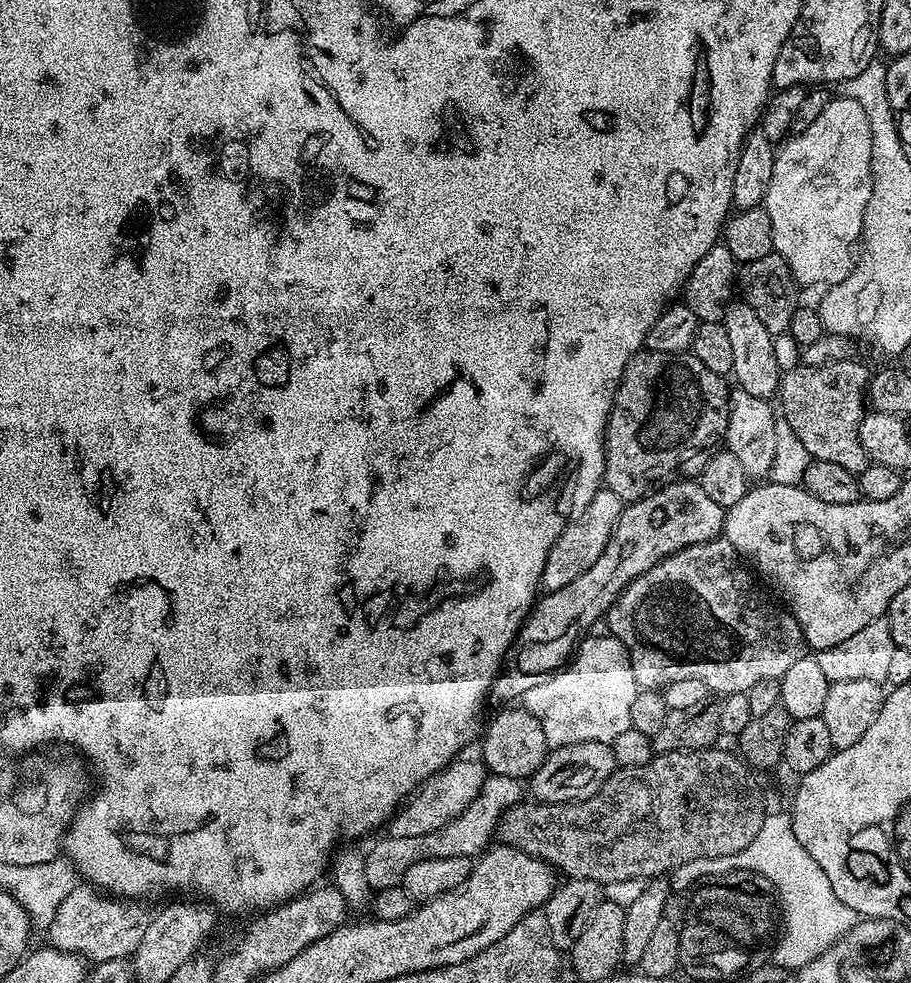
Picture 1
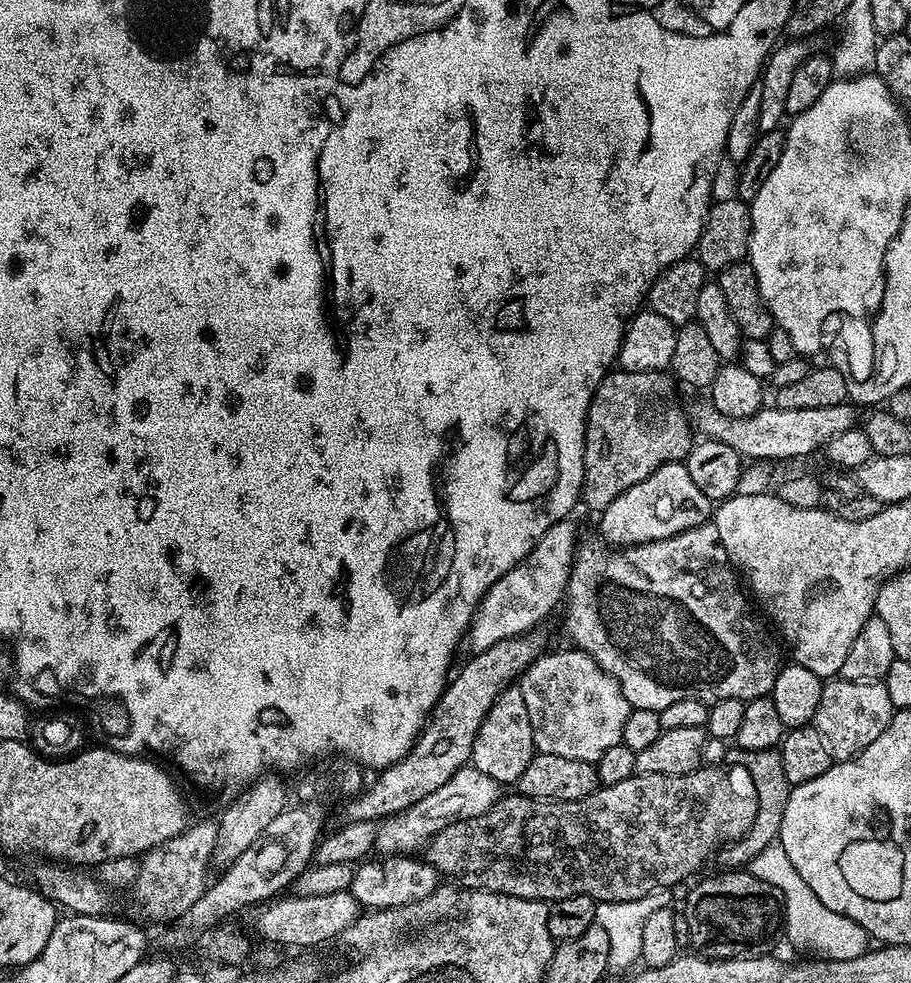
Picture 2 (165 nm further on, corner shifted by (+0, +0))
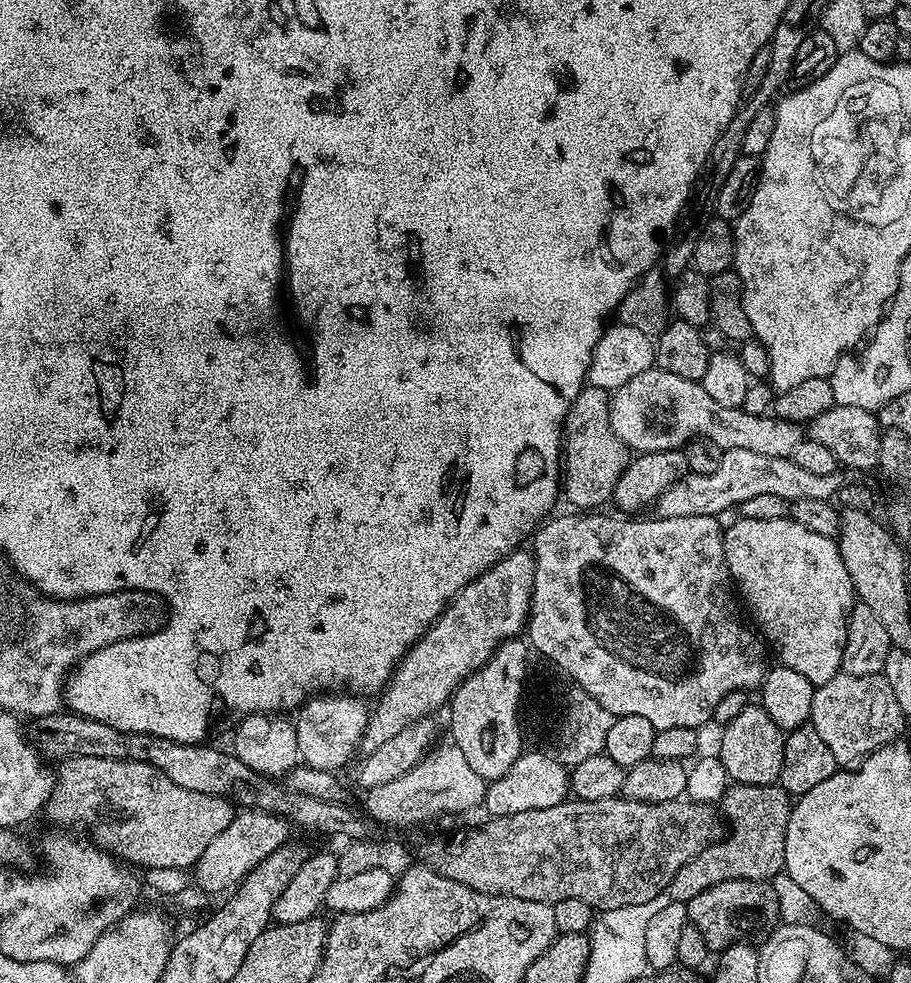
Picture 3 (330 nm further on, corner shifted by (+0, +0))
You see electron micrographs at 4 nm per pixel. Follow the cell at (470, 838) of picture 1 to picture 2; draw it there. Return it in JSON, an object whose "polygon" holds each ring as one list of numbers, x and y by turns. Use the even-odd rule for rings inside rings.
{"polygon":[[471,766,459,768,452,775,446,786,438,786,434,794,426,794,422,802,414,802,397,816,387,817,376,829,375,851,381,857,416,854,431,841,438,830,470,818,478,818,478,814,487,814,490,806,494,806,502,795,502,786,490,774,482,774,482,770]]}

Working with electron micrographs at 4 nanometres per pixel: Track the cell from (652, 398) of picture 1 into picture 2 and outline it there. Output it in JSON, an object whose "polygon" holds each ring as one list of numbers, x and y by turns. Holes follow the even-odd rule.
{"polygon":[[609,371,602,378,588,407,584,431,584,481,580,500,596,514,603,512,618,494,638,486,658,466,680,462,688,455,690,424,671,400,674,380,667,371]]}

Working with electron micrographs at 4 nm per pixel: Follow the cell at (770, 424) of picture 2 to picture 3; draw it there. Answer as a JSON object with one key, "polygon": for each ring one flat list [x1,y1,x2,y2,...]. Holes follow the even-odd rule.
{"polygon":[[655,366,638,374,638,378,630,378,630,382,626,382,626,386,617,388,611,393,608,402,608,417,617,440,623,442,629,450,636,454,661,452,662,450,674,452,683,449,688,441,699,438,714,441,721,450,741,448,742,450,755,450,758,454,791,457,802,439,799,423,778,420,772,414,755,416,746,414,743,408,718,406,718,402,714,402,714,398,710,398,710,394,706,394,701,381,678,378,678,374,670,374]]}

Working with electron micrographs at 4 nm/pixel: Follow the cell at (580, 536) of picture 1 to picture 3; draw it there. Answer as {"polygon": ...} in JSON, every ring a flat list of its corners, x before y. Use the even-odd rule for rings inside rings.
{"polygon":[[517,550,509,556,502,557,488,572,483,572,476,580,471,580,459,594,449,602,447,608,441,612,436,623,429,627,428,631,416,641,413,648,408,651,392,671,388,683,379,693,376,708,371,709,368,717,368,725,364,731,364,737,360,743,359,751,367,754,382,748,394,734,406,730,414,722,422,718,436,714,440,707,447,705,456,693,456,688,470,674,491,658,492,653,503,640,511,640,519,637,525,631,528,622,528,611,532,605,532,583,534,582,534,570,536,561,528,550]]}

